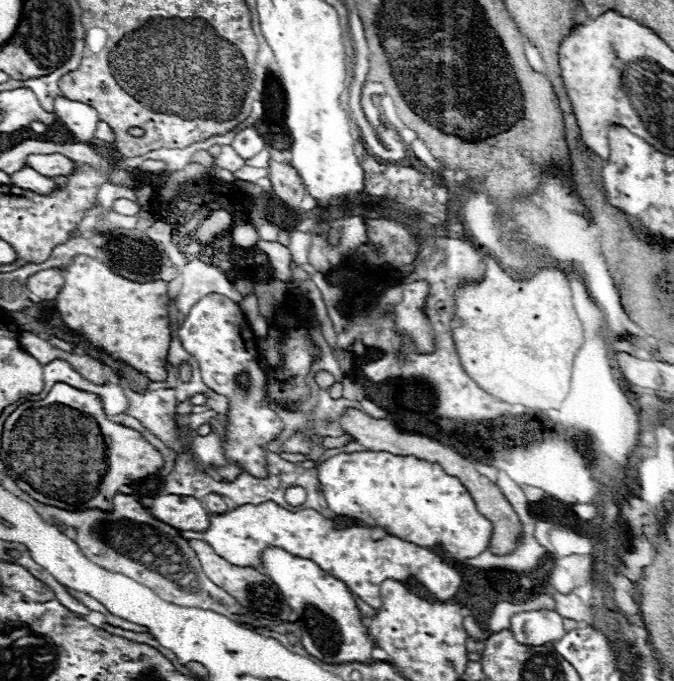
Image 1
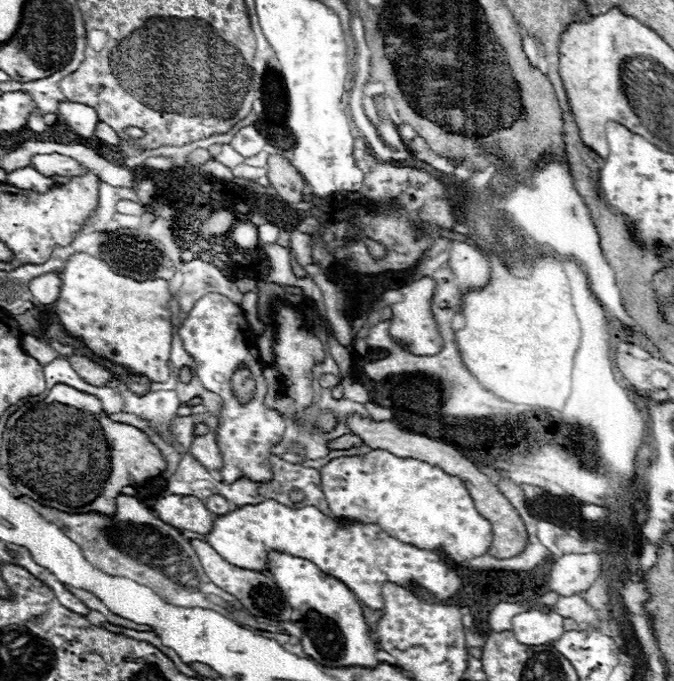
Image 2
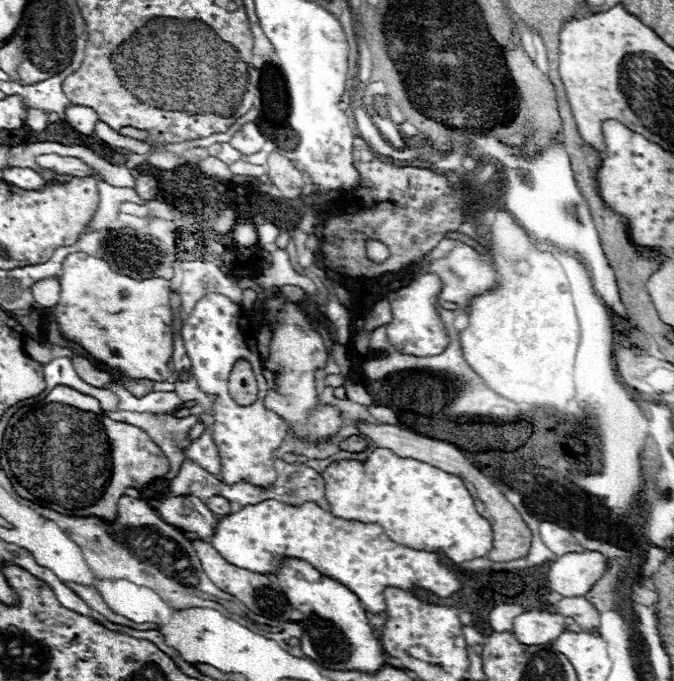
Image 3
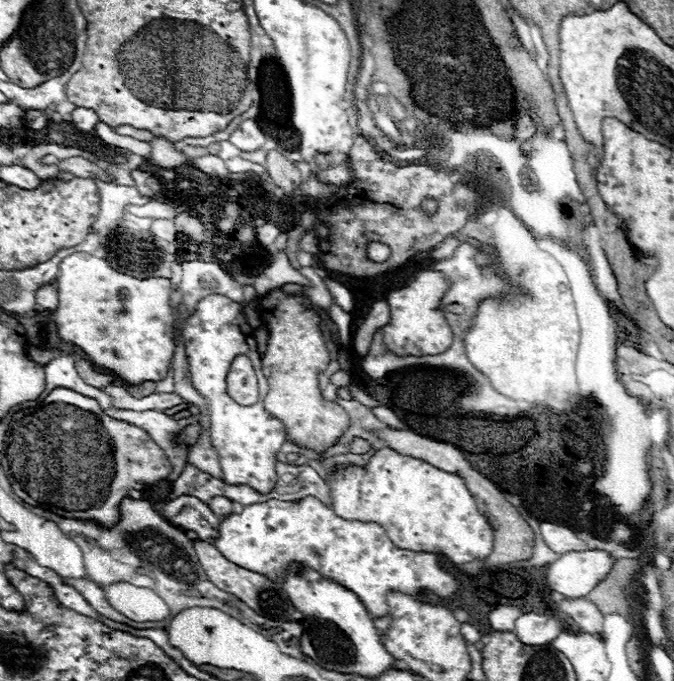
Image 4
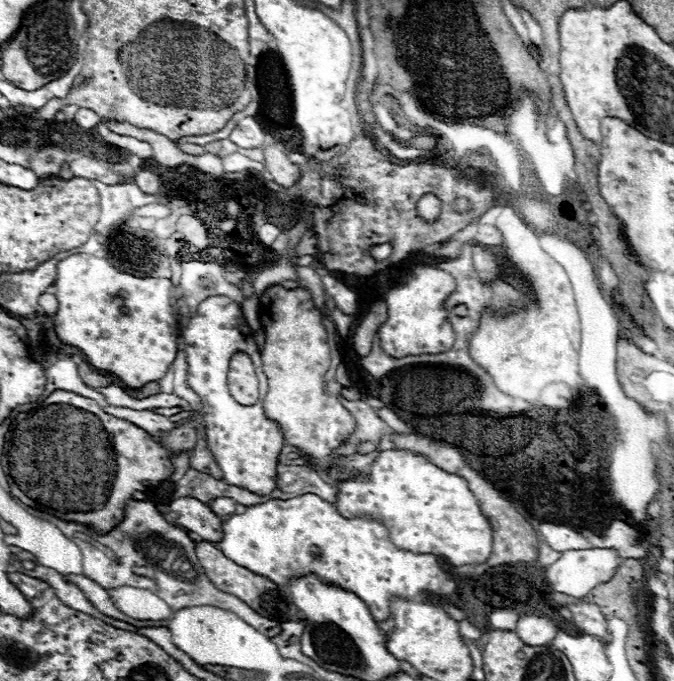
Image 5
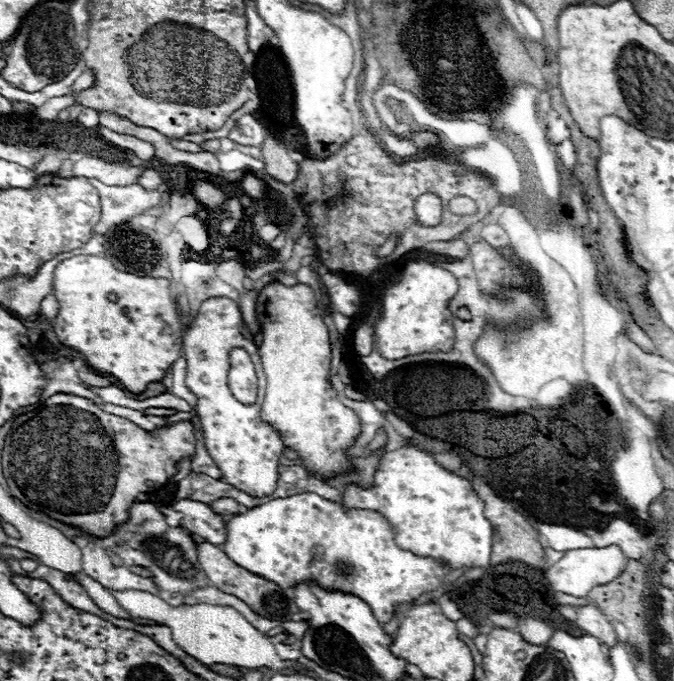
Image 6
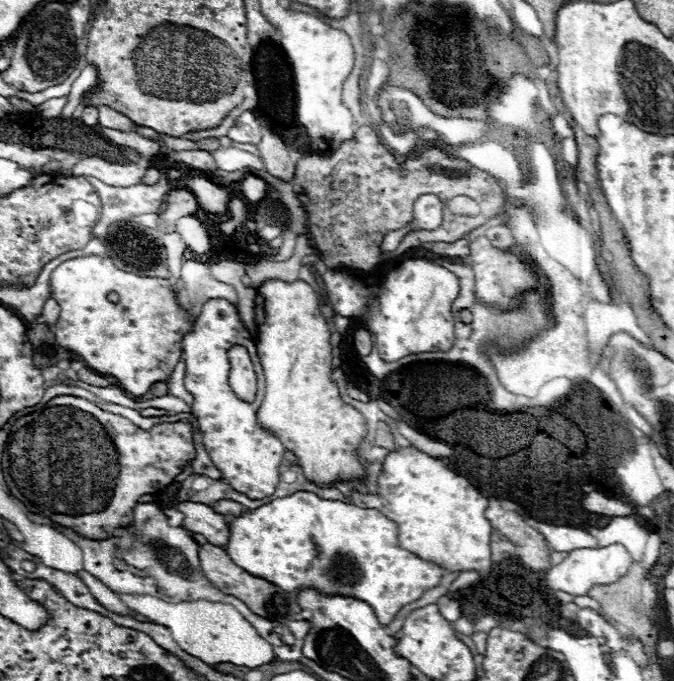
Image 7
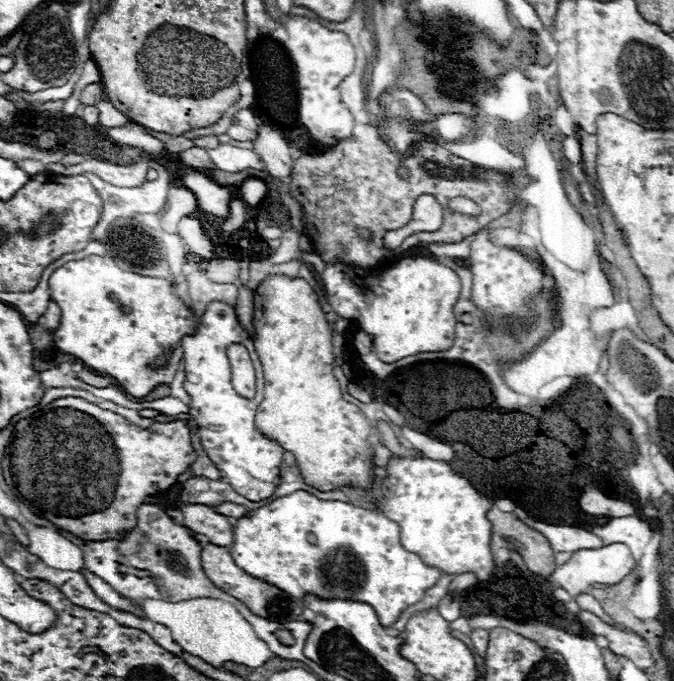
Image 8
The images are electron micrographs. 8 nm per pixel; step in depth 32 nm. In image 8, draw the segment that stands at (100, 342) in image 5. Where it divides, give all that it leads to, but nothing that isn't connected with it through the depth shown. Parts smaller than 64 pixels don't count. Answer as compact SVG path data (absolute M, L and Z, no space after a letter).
M88 256L82 260L72 260L66 262L62 268L58 268L50 278L50 298L62 310L60 326L54 330L56 346L62 352L80 358L88 368L94 368L102 374L116 378L124 388L124 392L136 398L146 396L156 384L172 382L174 372L182 360L182 354L174 354L174 358L170 358L168 364L158 370L152 370L148 366L168 348L178 348L180 338L184 338L186 334L194 334L196 330L194 314L182 304L178 296L174 296L168 280L120 270L112 258L104 256Z

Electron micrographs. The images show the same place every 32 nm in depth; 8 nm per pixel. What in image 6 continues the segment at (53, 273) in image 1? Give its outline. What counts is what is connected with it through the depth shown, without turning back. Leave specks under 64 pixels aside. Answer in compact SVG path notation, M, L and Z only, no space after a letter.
M48 294L48 296L44 296L42 298L42 302L40 302L40 314L44 316L44 318L48 318L48 320L52 320L52 318L56 318L56 314L58 314L58 302L56 302L56 298L52 296L52 294Z

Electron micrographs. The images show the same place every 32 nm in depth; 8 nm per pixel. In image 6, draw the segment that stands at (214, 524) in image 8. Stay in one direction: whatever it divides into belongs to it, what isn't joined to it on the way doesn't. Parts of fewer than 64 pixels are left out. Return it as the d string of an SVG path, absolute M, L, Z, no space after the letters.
M182 498L178 502L172 504L172 510L182 512L182 520L180 526L202 536L206 542L212 544L222 544L226 538L226 528L224 528L224 518L216 512L212 512L210 506L190 500L190 498Z

